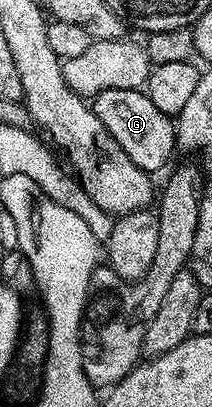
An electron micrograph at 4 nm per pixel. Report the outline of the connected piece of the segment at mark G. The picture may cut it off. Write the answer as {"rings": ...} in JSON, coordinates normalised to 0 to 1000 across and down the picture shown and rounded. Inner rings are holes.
{"rings":[[[675,219],[491,221],[429,243],[425,258],[462,295],[481,295],[509,332],[561,351],[575,373],[594,373],[651,413],[703,423],[755,418],[840,369],[816,292],[726,265],[726,246],[708,246]]]}

